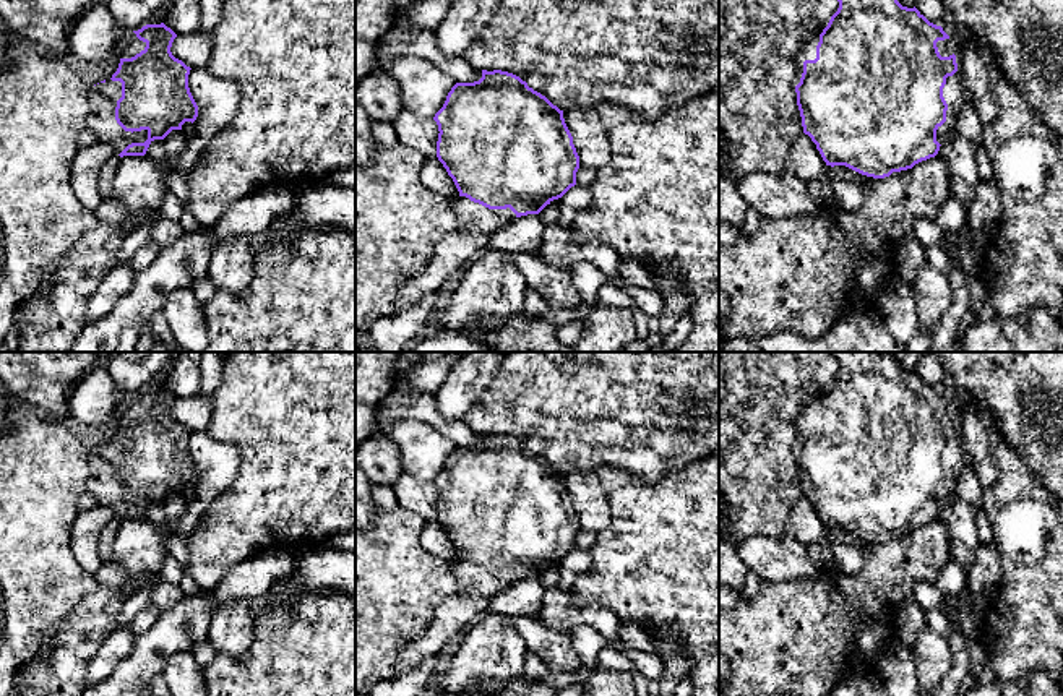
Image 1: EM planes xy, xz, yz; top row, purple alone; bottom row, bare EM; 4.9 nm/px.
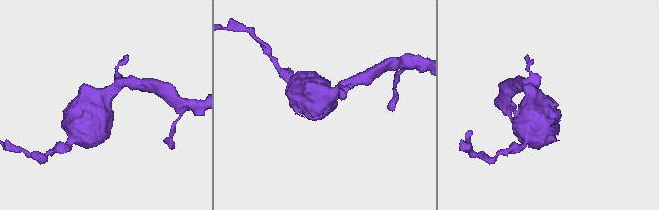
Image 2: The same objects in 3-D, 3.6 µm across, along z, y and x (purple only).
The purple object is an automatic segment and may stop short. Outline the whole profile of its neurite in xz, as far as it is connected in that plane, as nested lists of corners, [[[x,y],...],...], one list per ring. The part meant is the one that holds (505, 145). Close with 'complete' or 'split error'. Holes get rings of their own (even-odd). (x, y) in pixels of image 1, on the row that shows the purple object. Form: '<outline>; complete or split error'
[[[482,70],[479,81],[456,83],[433,120],[440,131],[437,157],[459,191],[450,203],[456,229],[438,242],[427,268],[398,295],[396,313],[417,299],[438,292],[497,232],[521,216],[539,214],[562,198],[576,185],[579,169],[579,156],[563,110],[513,73]]]; split error

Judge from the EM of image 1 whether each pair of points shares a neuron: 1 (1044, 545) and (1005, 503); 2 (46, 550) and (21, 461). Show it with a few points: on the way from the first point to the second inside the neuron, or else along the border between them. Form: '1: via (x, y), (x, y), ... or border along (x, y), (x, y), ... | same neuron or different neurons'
1: via (1034, 536), (1015, 513) | same neuron
2: via (23, 528), (21, 484) | same neuron

